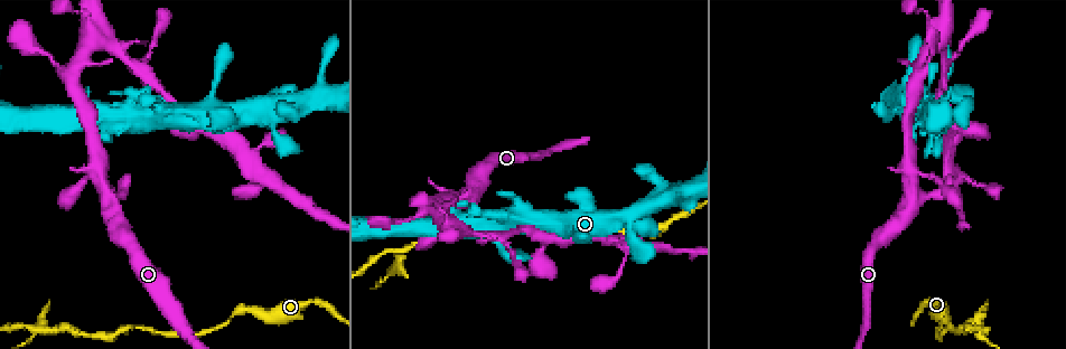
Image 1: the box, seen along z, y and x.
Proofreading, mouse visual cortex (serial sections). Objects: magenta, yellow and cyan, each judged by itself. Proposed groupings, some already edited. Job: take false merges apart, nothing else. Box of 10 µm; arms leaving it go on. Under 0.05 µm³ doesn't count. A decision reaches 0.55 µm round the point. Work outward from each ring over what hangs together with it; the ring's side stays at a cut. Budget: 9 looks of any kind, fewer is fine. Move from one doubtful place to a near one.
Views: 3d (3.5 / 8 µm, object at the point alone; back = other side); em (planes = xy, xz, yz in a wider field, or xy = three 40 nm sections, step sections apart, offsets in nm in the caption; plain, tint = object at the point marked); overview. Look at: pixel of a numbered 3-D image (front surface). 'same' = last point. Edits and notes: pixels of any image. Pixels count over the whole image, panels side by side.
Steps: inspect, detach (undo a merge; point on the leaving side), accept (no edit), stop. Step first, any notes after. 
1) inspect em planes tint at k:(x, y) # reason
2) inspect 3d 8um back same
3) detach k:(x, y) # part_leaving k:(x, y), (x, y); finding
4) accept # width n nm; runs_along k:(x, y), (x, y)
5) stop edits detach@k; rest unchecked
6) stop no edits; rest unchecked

inspect 3d 3.5um at 1:(42, 332) # branch point

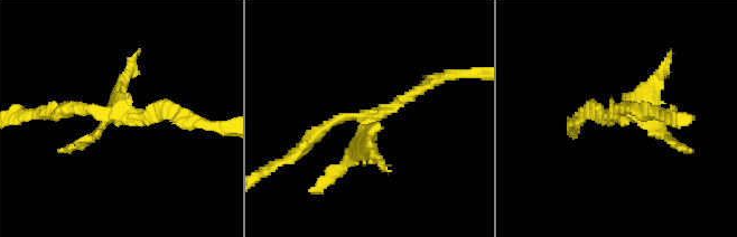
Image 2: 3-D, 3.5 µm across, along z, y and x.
inspect em xy step 2 tint at 2:(372, 115)

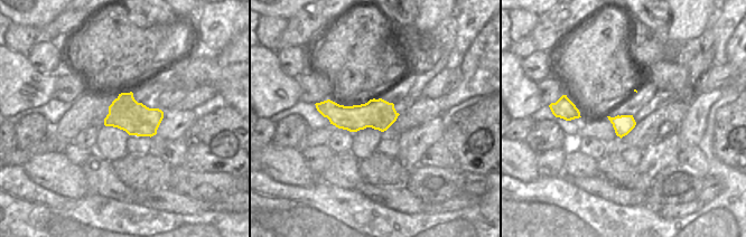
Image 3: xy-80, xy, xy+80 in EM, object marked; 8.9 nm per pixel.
detach 2:(656, 126) # part_leaving 2:(371, 122), (364, 145), (309, 191); two cells meet here

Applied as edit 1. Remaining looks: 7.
inspect overview # redraw

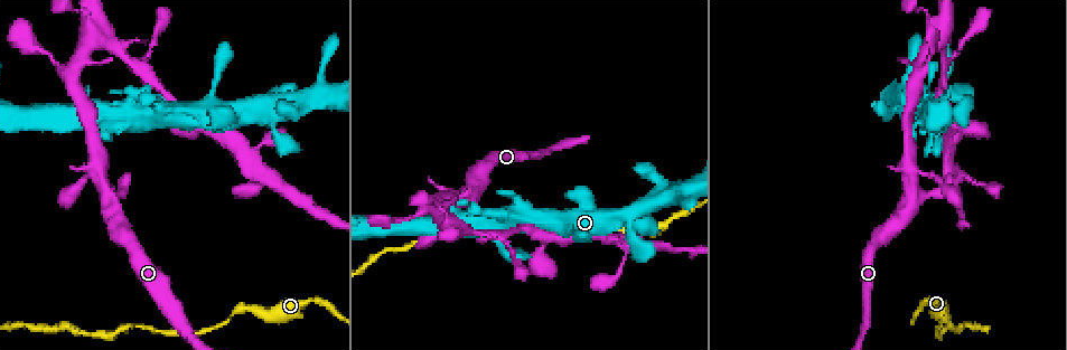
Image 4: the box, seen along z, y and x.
inspect 3d 8um at 4:(138, 69) # three-way junction

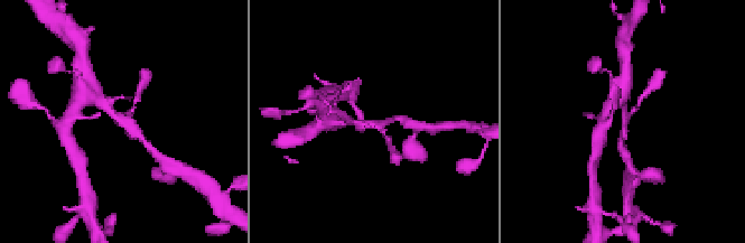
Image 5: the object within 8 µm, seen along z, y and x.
inspect 3d 3.5um same

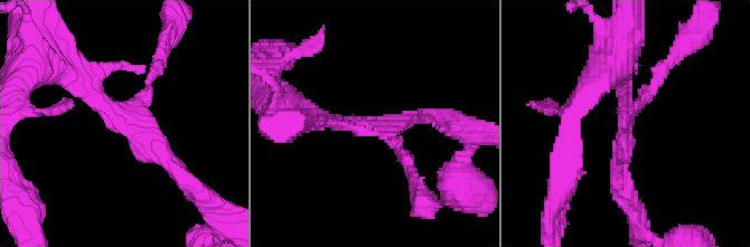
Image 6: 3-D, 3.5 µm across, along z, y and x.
accept # runs_along 6:(61, 70), (81, 81), (180, 173); one cell here

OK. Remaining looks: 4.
inspect 3d 3.5um at 4:(217, 81)

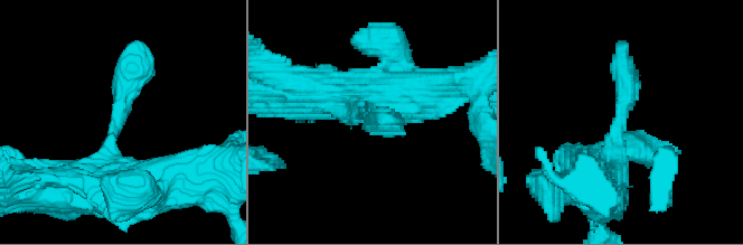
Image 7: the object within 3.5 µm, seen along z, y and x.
inspect em xy step 5 tint at 7:(622, 120) # arm_widths 300, 400 nm; shape alone is not enough

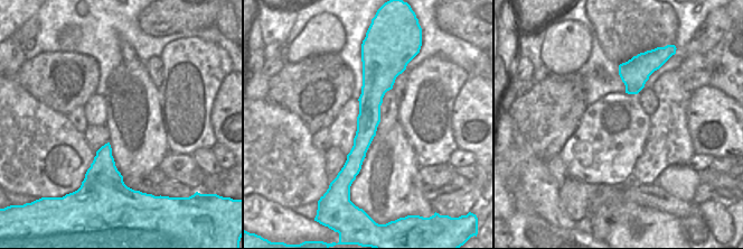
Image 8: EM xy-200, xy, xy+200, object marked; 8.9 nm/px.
accept # runs_along 7:(109, 191), (105, 150), (137, 50); one cell here

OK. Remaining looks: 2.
inspect 3d 3.5um at 4:(269, 176) # sharp bend

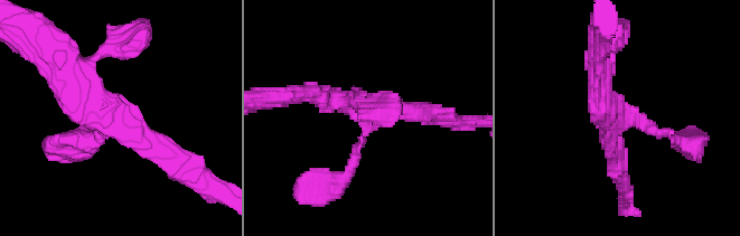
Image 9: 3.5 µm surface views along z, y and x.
inspect em xy step 3 tint at 9:(121, 115) # need the tissue

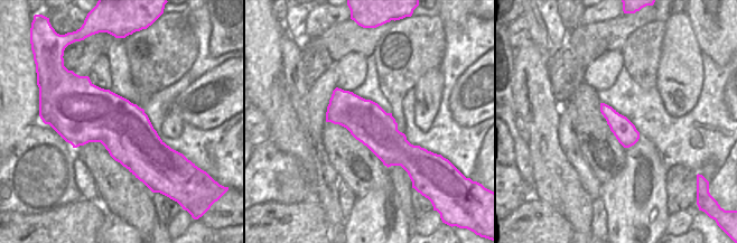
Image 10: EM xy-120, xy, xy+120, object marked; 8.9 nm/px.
accept # arms 3; arm_widths 150, 250, 350 nm; runs_along 10:(335, 93), (395, 150), (417, 159); one cell here

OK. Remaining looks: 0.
stop edits detach@2; rest unchecked

